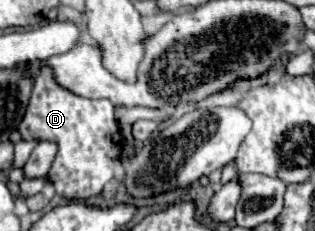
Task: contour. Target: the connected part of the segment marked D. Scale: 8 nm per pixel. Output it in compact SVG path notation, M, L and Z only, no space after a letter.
M42 66L34 78L32 96L26 114L20 122L20 134L24 140L54 140L58 154L48 172L56 194L64 198L90 198L102 192L104 184L116 176L118 158L122 152L122 136L114 118L114 106L110 100L88 100L54 80L50 66Z

